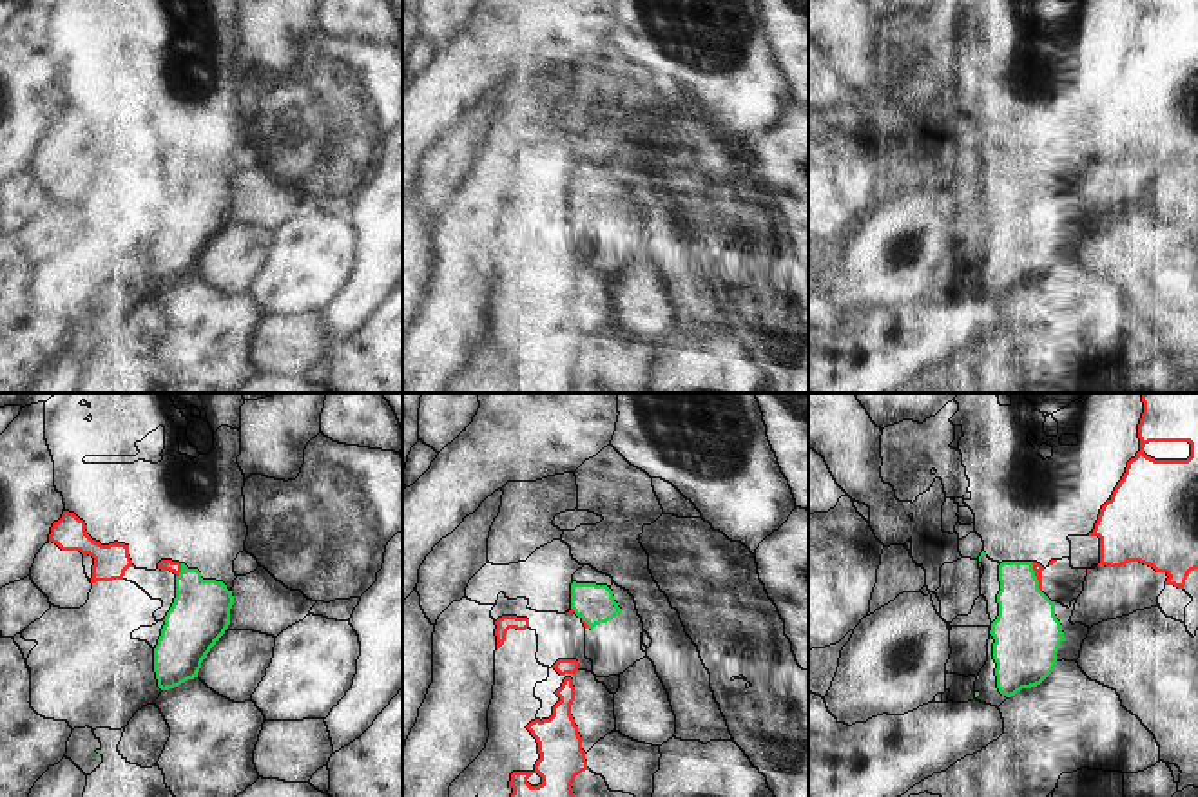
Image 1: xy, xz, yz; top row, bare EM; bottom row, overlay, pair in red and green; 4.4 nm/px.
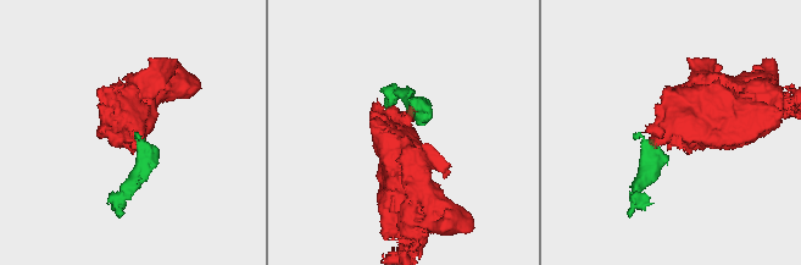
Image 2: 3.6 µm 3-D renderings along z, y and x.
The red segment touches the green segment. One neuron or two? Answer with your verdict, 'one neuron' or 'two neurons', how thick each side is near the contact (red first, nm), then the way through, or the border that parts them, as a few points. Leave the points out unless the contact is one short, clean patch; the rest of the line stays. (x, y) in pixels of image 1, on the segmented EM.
two neurons | 50/260 nm | along xy (182, 564), (176, 576)

